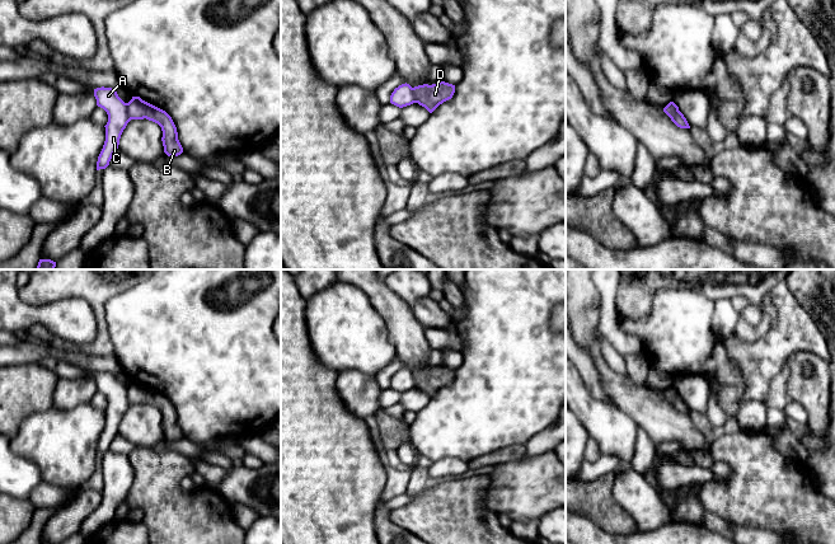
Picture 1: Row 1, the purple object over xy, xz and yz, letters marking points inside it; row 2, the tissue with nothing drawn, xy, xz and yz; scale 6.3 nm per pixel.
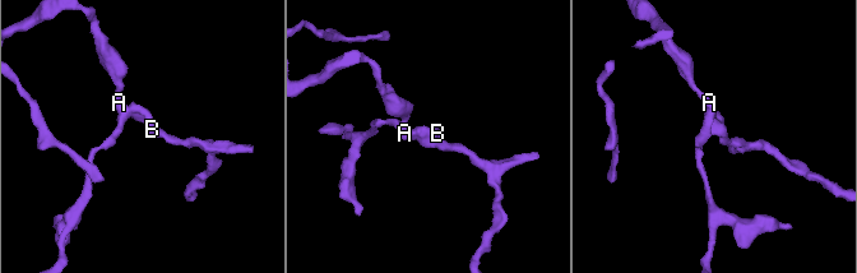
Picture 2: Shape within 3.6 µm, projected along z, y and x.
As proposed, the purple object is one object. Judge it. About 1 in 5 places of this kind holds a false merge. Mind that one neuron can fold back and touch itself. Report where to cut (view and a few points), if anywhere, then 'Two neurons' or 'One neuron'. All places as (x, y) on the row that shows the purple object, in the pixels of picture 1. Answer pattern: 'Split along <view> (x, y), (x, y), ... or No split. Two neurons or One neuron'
Split along xy (126, 103), (126, 111), (131, 118). Two neurons

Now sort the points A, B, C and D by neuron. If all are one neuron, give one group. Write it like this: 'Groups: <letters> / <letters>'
Groups: A C / B D

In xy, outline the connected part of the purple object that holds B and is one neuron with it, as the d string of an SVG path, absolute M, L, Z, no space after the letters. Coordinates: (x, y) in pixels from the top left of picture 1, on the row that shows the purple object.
M132 97L127 103L127 113L131 119L149 119L158 123L163 131L164 153L170 156L178 156L183 153L183 147L178 140L177 127L172 117L163 109L142 100L140 97Z

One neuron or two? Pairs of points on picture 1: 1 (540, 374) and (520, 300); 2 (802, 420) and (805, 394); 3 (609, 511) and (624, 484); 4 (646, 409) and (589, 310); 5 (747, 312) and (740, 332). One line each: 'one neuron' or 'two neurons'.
1: one neuron
2: two neurons
3: two neurons
4: one neuron
5: two neurons

